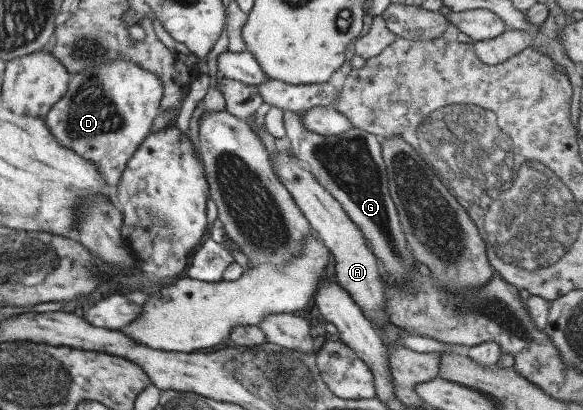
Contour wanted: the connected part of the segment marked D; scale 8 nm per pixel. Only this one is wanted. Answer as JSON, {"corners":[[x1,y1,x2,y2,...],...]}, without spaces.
{"corners":[[124,58,99,63,91,69,71,75,64,95,48,109,46,125,50,133,56,137,56,141,68,145,74,153,80,153,82,157,94,161,108,185,116,185,128,158,132,157,140,142,150,133,150,125,159,113,161,97,162,82,151,71,141,69]]}

